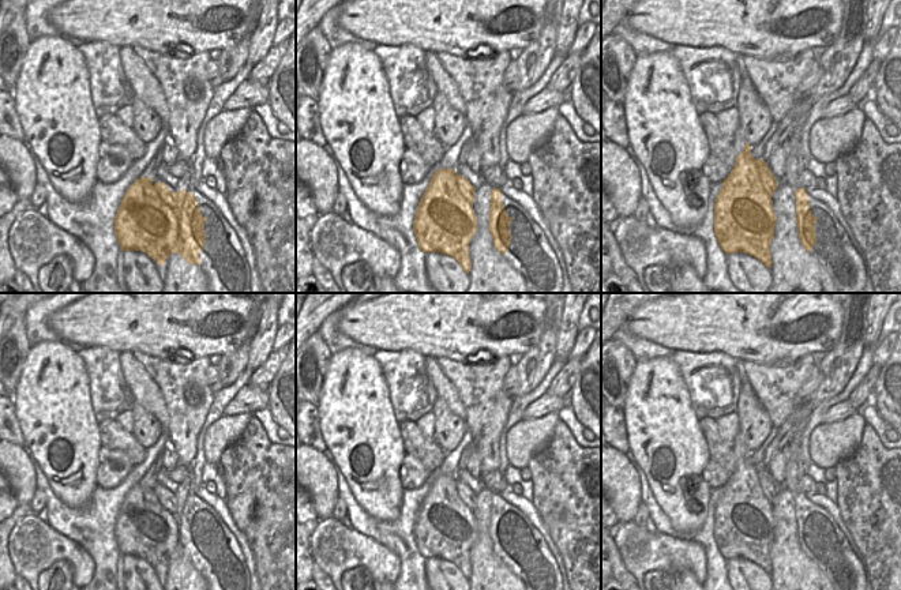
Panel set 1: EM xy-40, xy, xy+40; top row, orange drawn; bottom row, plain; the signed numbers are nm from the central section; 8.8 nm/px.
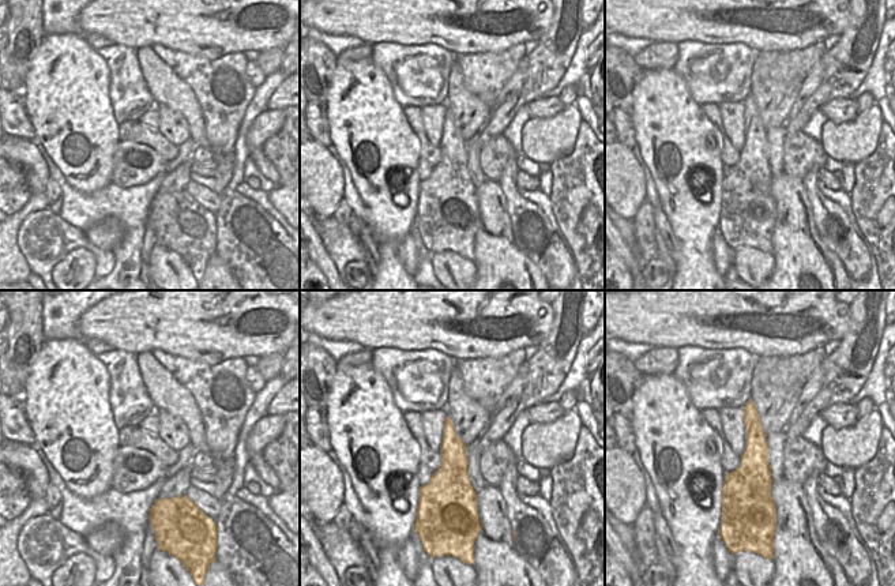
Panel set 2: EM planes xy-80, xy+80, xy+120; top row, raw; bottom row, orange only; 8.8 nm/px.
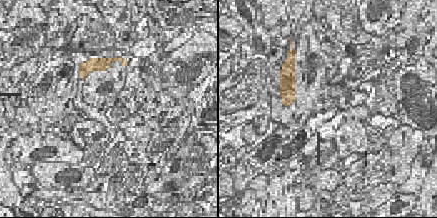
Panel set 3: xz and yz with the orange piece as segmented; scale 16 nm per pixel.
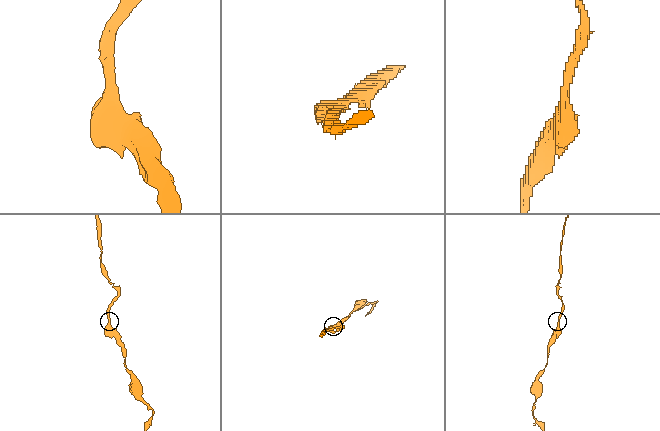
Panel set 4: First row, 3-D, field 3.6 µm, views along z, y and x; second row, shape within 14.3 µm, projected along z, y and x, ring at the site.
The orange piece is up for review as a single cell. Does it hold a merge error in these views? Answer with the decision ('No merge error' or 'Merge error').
No merge error.

